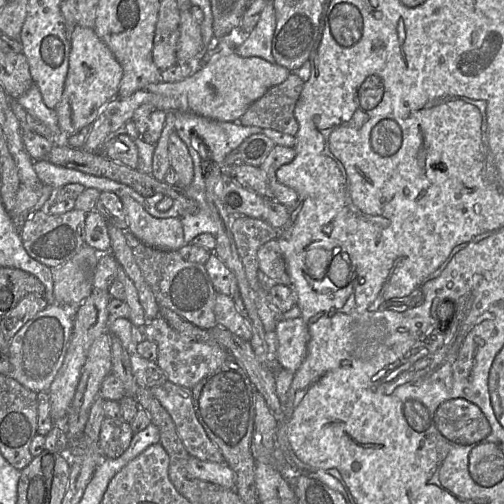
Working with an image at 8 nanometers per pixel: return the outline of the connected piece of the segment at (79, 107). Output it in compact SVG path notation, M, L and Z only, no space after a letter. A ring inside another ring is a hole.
M76 25L71 35L69 68L60 102L55 107L63 136L92 125L103 108L116 96L123 69L95 29Z

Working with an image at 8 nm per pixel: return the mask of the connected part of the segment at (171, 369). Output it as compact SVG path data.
M161 316L147 322L141 328L141 336L156 343L156 363L165 373L167 380L191 390L201 380L220 367L225 362L228 355L231 355L221 345L210 345L204 342L197 342L180 335Z

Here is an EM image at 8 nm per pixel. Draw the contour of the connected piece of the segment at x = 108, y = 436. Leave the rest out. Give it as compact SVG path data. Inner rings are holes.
M105 417L101 423L98 441L103 457L115 459L121 456L129 447L133 435L130 423L122 418Z

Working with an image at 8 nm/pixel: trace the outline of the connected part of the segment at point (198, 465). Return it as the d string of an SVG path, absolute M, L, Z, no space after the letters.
M190 456L187 464L187 477L220 485L227 489L235 487L236 475L226 463L202 461Z

